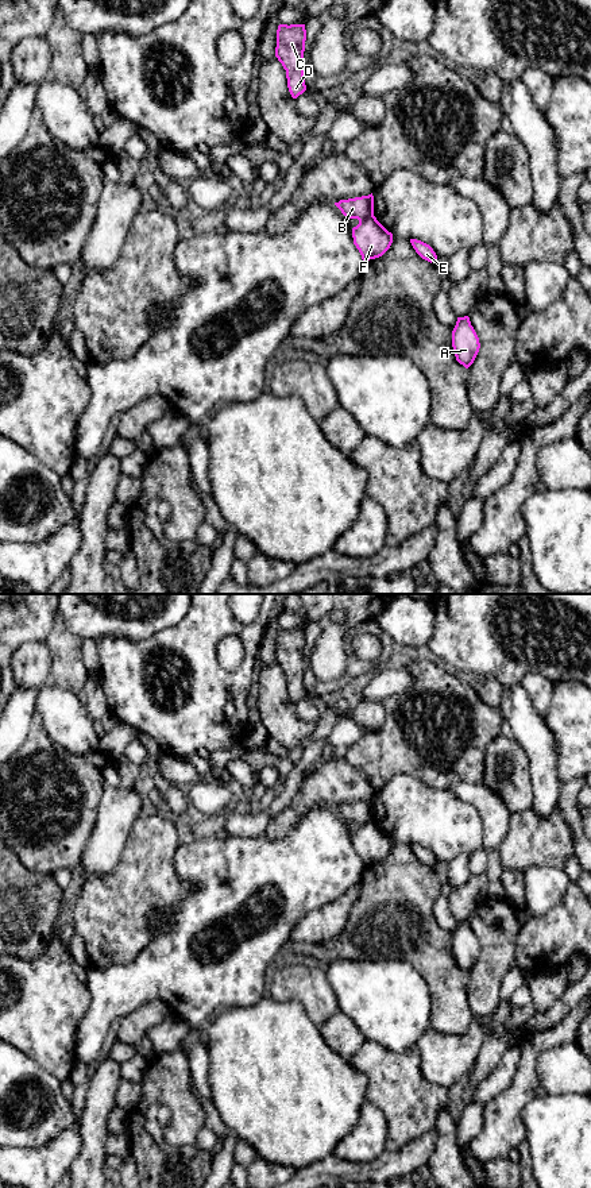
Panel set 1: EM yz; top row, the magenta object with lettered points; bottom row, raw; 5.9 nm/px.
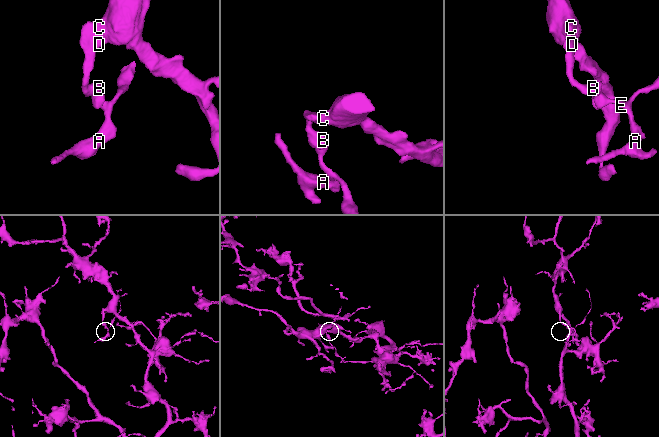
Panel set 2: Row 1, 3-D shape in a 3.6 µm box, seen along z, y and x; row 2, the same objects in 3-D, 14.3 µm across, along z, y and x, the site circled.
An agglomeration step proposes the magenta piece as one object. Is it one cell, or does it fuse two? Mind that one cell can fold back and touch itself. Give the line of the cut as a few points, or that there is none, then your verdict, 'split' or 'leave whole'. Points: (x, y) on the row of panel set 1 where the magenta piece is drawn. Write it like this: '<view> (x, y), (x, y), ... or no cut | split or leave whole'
yz (373, 213), (359, 222) | split

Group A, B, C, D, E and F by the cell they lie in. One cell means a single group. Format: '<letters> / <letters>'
A E F / B C D

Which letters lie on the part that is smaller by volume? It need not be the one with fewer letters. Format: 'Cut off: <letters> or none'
Cut off: A, E, F

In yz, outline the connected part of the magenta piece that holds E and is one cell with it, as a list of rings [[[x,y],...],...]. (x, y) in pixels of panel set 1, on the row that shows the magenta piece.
[[[410,239],[410,243],[412,243],[413,248],[416,250],[416,252],[422,259],[425,259],[425,261],[428,261],[430,263],[437,259],[436,252],[433,251],[433,248],[429,244],[424,243],[421,240],[417,240],[417,239]]]

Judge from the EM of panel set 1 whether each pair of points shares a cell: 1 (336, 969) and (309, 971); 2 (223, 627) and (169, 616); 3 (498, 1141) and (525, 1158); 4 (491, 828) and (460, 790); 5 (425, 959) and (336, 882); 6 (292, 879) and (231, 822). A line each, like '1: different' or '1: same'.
1: different
2: different
3: different
4: same
5: different
6: different

